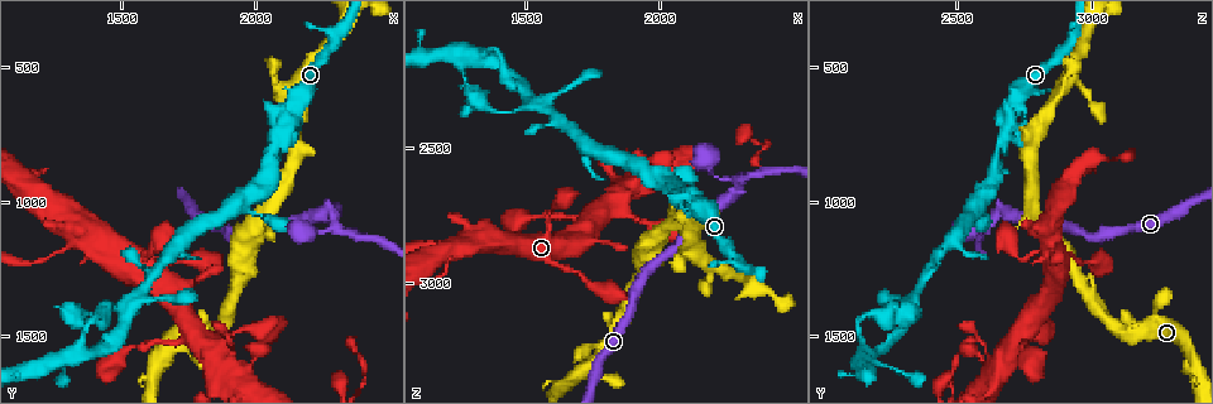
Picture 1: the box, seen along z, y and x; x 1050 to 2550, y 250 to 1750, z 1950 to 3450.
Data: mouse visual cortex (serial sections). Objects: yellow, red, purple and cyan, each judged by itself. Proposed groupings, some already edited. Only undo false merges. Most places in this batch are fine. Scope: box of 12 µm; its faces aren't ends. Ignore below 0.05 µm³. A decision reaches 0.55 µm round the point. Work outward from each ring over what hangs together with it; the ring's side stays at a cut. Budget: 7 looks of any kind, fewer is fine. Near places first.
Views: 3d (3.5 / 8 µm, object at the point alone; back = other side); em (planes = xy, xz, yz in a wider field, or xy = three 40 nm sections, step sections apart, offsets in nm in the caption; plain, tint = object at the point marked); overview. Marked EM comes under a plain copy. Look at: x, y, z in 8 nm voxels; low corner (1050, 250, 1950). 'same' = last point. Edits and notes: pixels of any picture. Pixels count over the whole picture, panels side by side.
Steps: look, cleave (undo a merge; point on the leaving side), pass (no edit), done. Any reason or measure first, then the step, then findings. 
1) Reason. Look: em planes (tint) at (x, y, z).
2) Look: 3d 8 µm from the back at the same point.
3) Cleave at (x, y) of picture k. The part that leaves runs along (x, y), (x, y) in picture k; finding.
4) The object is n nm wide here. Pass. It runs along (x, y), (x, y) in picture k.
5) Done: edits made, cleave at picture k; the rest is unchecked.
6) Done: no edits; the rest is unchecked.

Sudden change in width. Look: 3d 3.5 µm at (1320, 1150, 2850).

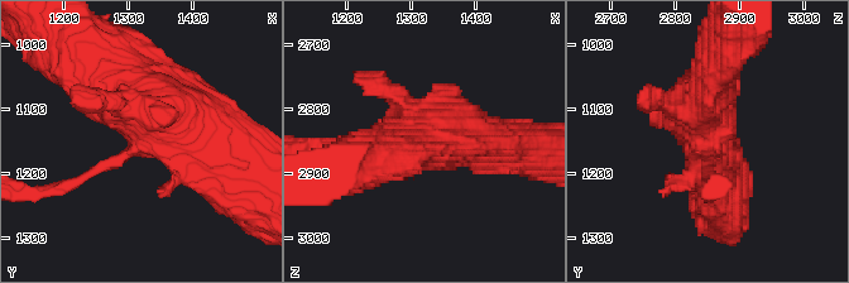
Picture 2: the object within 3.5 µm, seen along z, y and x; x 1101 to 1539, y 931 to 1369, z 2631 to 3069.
Pass. Continuous, no second cell.

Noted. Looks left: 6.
Sharp bend. Look: 3d 8 µm at (2030, 1040, 2780).

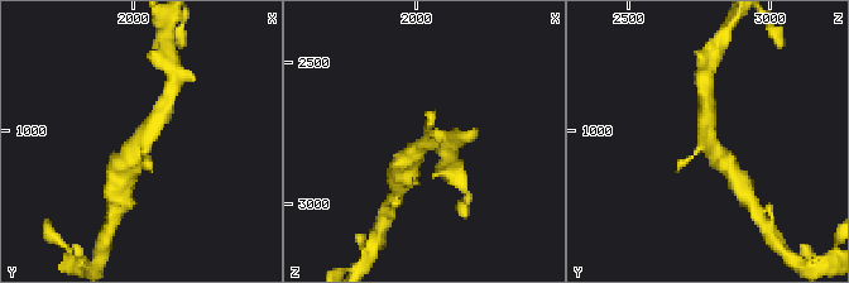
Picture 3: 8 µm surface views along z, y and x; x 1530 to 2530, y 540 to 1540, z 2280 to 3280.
Look: em xy step 5 (tint) at (2040, 1030, 2780).

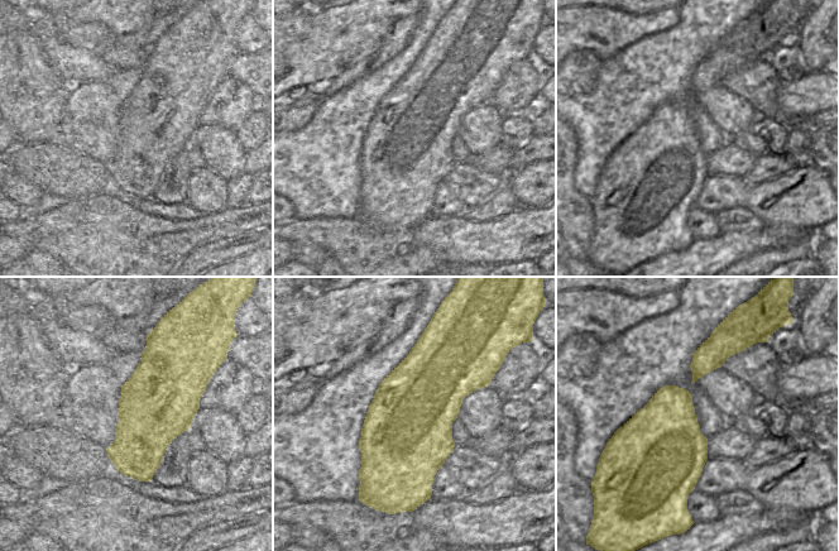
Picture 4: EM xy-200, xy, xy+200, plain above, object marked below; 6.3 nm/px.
Pass. It runs along (123, 166), (162, 110) in picture 3; all the same cell.

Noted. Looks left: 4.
Look: em xy step 1 (tint) at (2290, 1080, 2620).

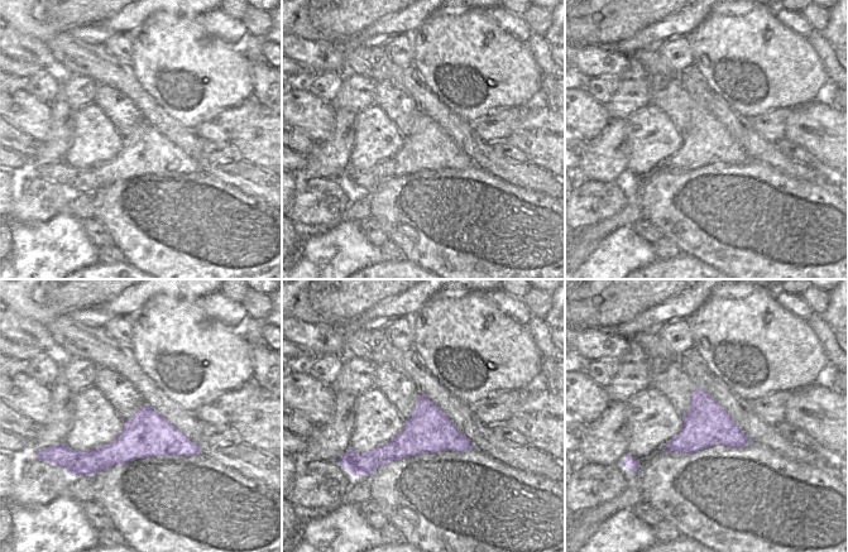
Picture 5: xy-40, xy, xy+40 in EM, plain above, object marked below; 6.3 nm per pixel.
See where the arms go. Look: 3d 3.5 µm at the same point.

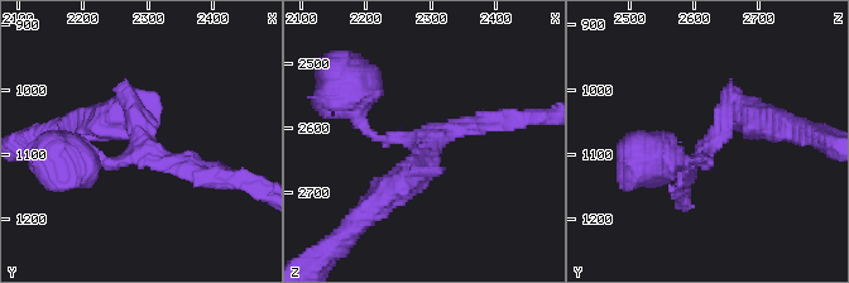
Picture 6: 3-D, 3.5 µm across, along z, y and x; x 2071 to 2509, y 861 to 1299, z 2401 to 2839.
Cleave at (706, 166) of picture 6. The part that leaves runs along (722, 130), (705, 161), (663, 161) in picture 6; a second cell is stuck on.

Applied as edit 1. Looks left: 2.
Done: edits made, cleave at picture 6; the rest is unchecked.

